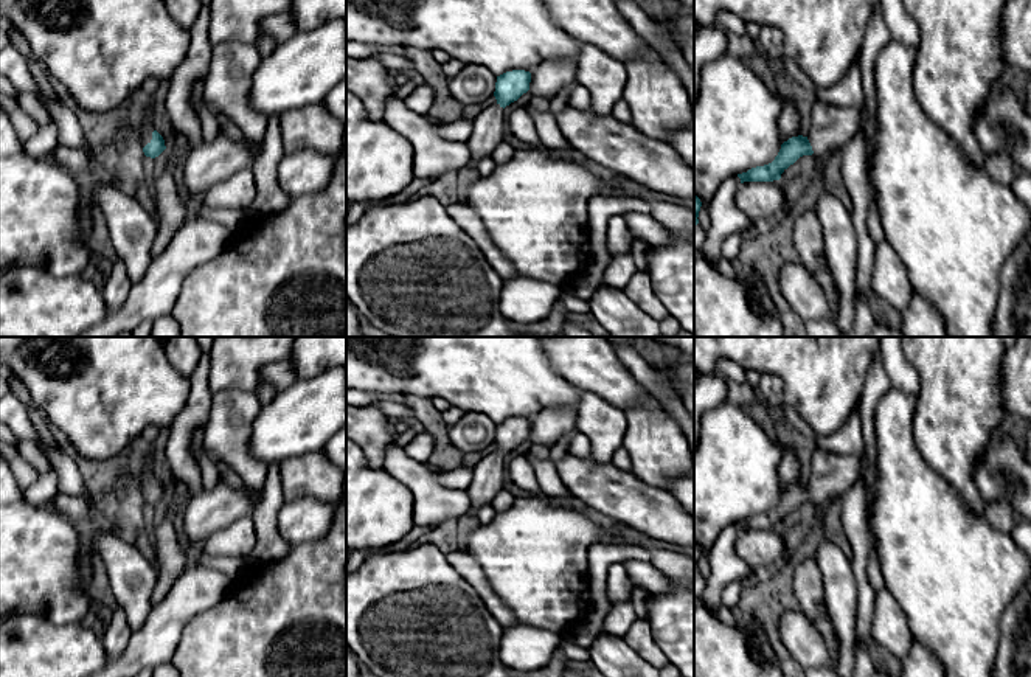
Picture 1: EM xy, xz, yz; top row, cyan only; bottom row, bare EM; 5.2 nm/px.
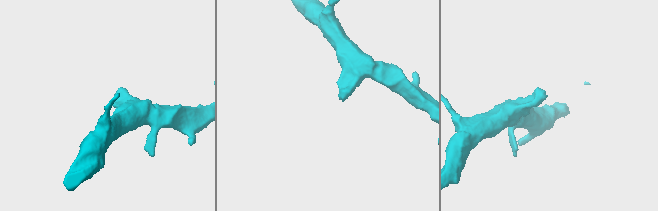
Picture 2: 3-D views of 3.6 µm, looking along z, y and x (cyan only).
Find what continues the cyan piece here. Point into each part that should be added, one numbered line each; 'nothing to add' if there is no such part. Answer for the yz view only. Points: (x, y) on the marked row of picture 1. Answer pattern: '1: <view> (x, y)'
1: yz (831, 128)

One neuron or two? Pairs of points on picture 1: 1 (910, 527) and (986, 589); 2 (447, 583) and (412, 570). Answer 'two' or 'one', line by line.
1: one
2: one

